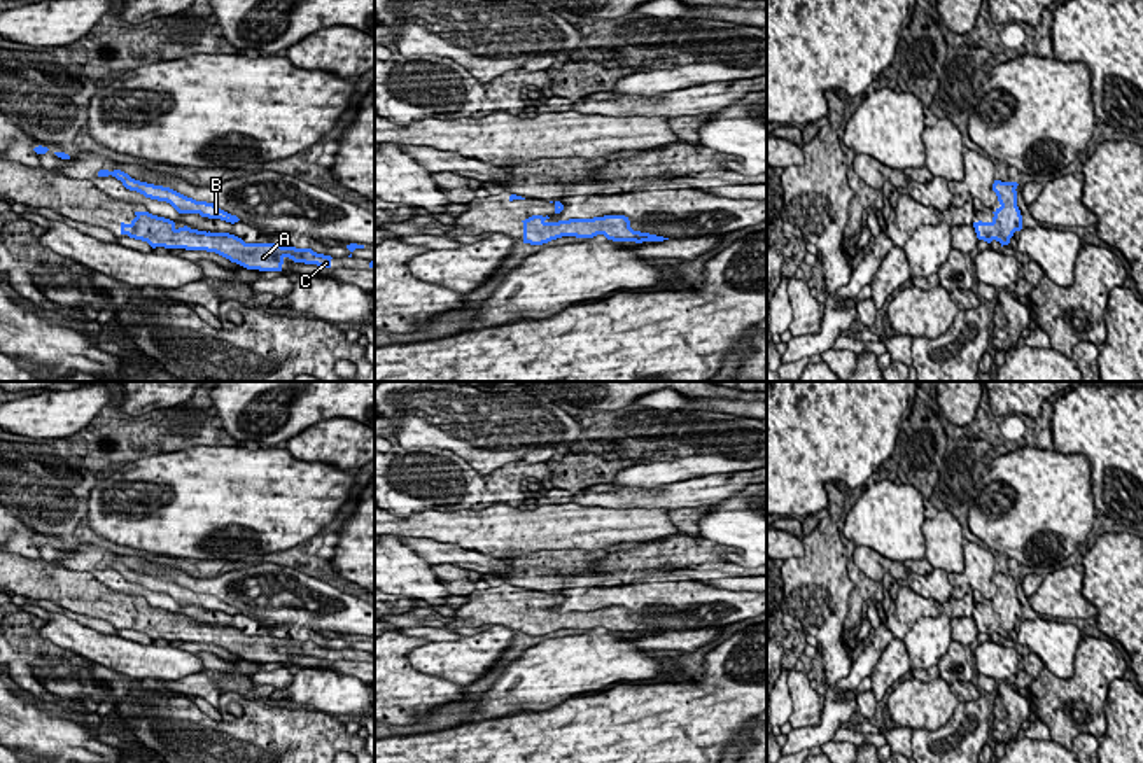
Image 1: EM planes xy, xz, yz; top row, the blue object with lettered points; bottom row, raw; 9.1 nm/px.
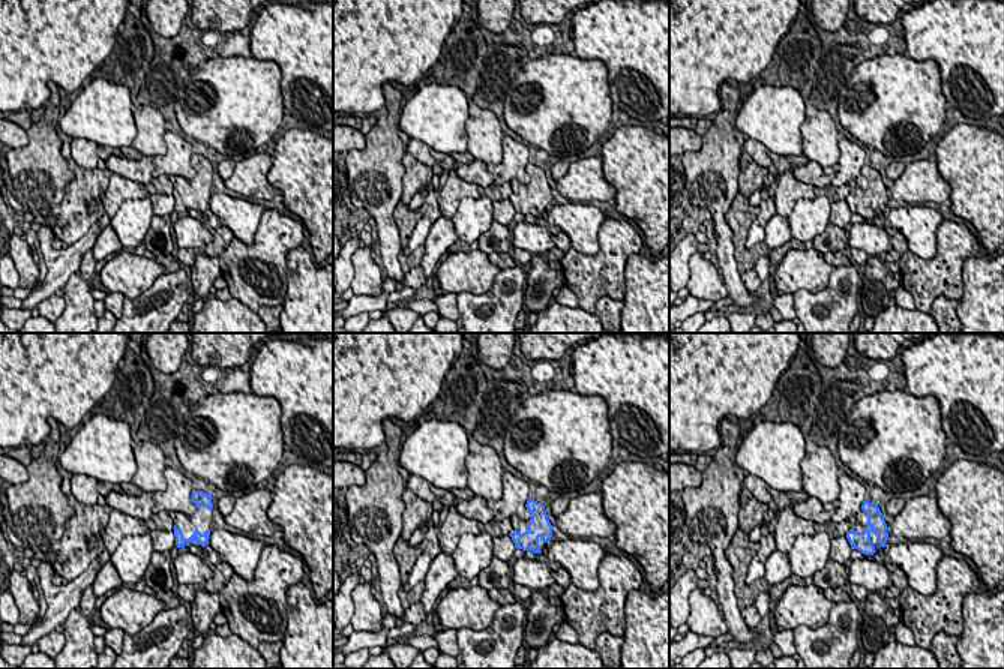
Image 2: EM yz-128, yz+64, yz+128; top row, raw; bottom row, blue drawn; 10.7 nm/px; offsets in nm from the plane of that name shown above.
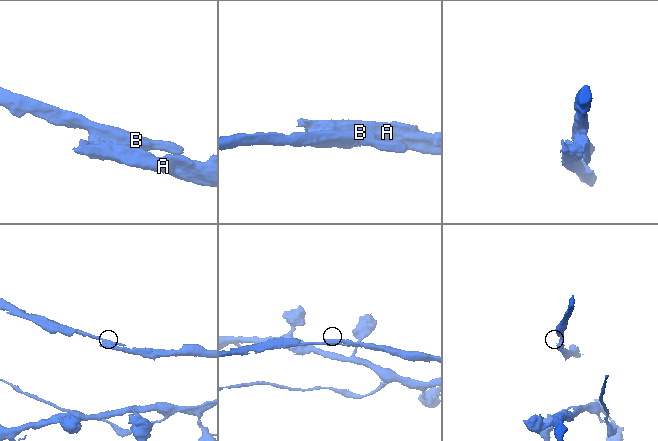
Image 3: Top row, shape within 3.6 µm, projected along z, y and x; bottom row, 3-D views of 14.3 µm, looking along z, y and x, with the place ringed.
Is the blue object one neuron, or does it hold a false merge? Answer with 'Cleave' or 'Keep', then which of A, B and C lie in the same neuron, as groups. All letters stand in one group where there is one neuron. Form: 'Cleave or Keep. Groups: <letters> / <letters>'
Keep. Groups: A B C

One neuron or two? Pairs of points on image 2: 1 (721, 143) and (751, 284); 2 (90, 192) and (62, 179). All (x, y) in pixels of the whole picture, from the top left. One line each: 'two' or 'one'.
1: two
2: two

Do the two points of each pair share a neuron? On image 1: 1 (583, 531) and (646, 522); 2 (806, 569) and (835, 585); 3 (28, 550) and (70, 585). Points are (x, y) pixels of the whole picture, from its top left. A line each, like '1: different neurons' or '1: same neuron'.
1: same neuron
2: same neuron
3: different neurons

